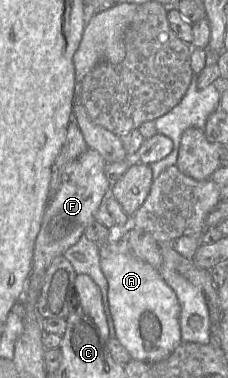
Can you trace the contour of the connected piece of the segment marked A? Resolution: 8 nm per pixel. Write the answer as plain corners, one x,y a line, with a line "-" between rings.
118,231
100,245
100,267
108,281
108,300
116,337
131,359
157,362
168,357
182,343
179,325
181,308
174,290
164,281
158,269
136,258
126,249

